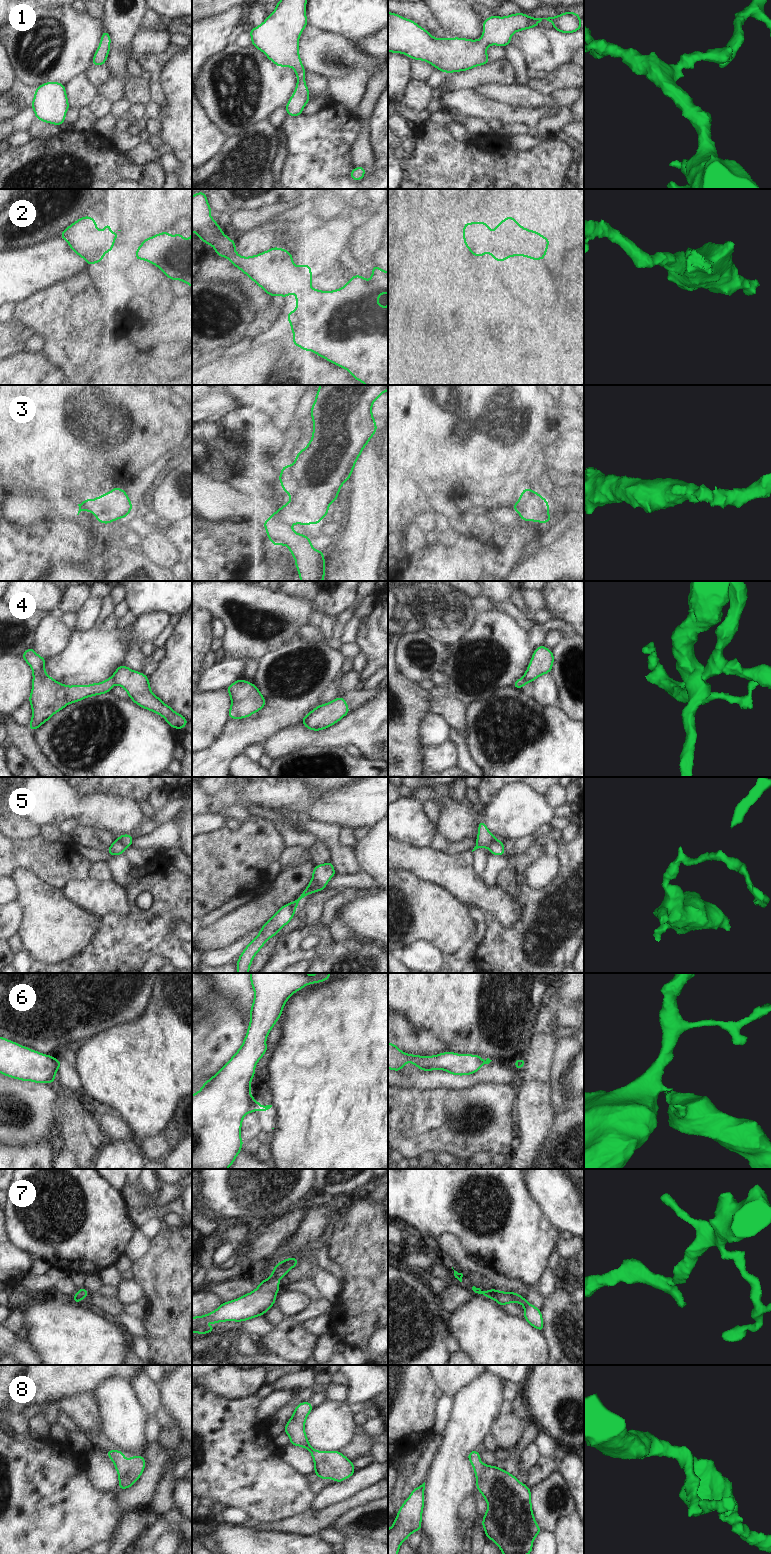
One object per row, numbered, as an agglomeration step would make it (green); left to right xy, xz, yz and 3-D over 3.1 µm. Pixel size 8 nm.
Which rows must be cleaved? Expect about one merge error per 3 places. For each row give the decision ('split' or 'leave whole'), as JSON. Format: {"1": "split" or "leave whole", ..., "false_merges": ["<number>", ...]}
{"1": "leave whole", "2": "leave whole", "3": "split", "4": "split", "5": "split", "6": "split", "7": "leave whole", "8": "leave whole", "false_merges": ["3", "4", "5", "6"]}

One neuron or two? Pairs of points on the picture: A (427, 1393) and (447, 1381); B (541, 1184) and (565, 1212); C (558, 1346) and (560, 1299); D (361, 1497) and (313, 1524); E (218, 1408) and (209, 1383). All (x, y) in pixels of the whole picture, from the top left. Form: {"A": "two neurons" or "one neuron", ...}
{"A": "two neurons", "B": "one neuron", "C": "one neuron", "D": "one neuron", "E": "two neurons"}

